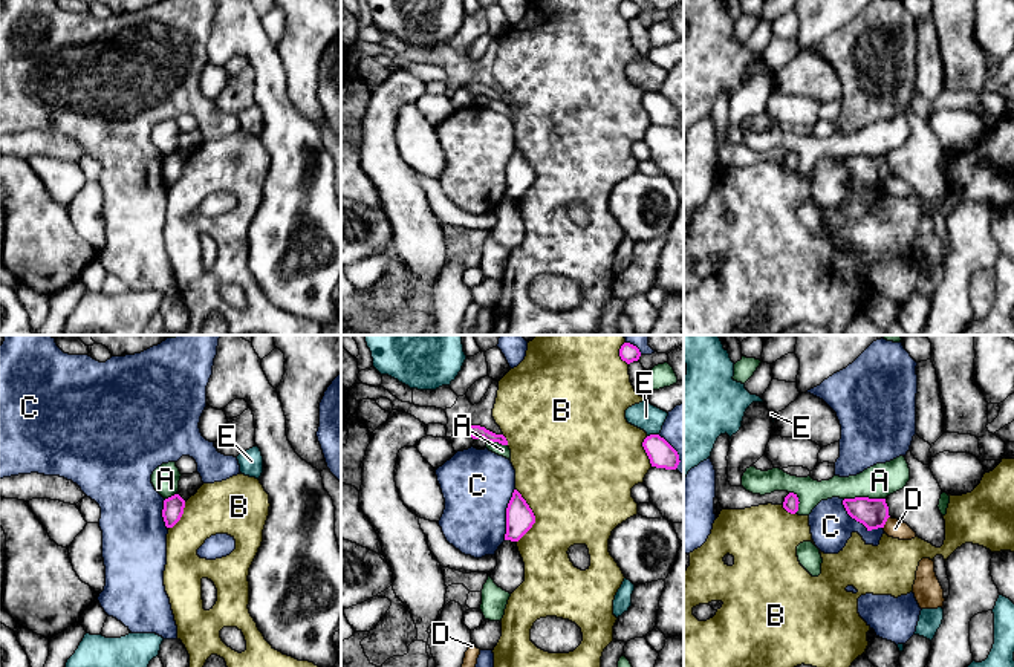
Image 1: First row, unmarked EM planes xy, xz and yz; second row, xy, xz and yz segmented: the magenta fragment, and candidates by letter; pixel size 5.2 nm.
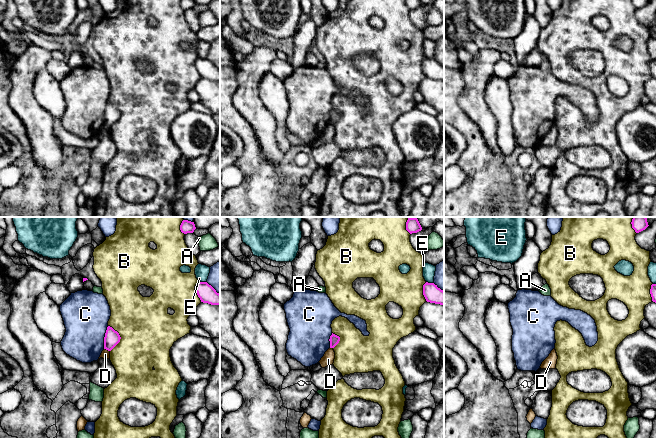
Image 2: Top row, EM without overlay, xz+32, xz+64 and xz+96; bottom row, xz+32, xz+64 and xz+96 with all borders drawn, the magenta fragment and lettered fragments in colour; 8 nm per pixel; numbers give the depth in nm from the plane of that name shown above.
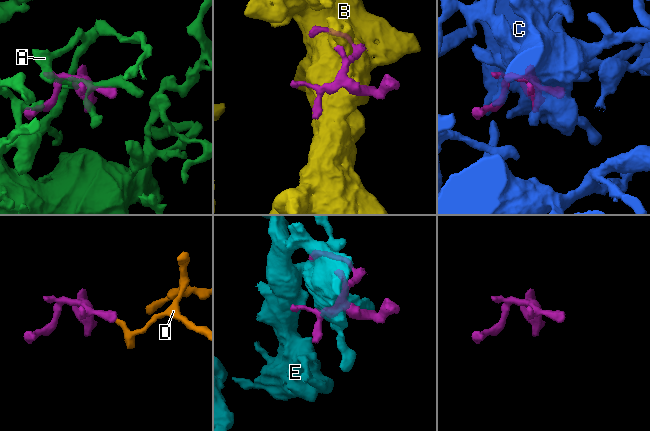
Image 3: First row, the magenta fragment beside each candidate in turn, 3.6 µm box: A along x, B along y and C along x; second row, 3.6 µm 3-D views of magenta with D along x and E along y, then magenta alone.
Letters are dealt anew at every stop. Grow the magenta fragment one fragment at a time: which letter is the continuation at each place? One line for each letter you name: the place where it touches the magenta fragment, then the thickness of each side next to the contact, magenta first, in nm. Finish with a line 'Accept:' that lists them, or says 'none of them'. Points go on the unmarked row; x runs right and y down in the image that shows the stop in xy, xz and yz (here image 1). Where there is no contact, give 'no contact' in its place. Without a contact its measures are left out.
Accept: none of them

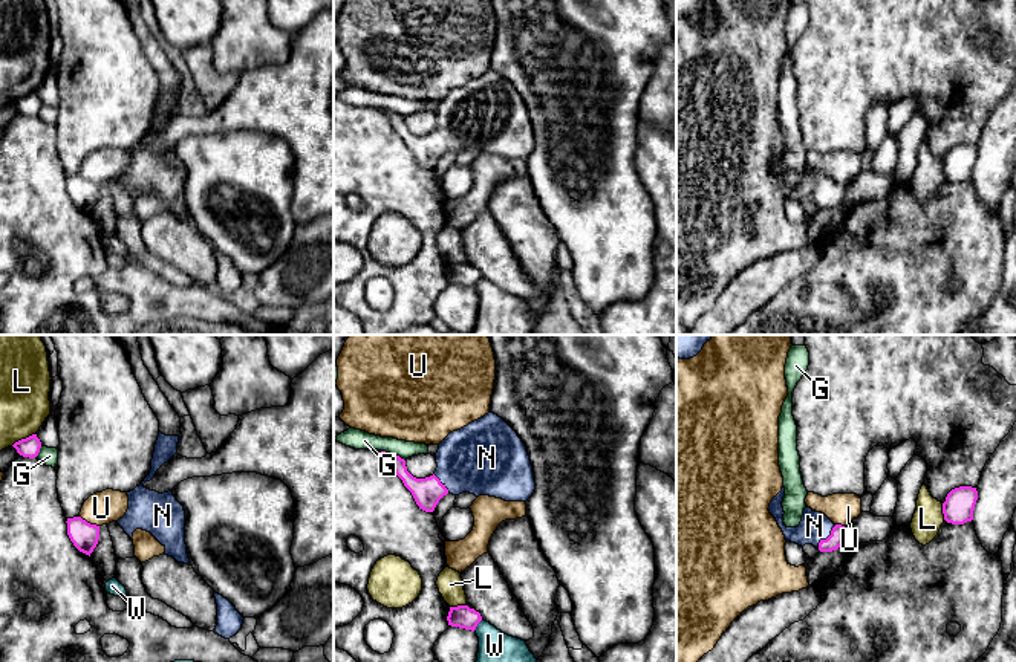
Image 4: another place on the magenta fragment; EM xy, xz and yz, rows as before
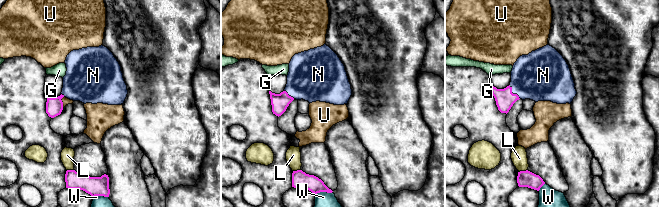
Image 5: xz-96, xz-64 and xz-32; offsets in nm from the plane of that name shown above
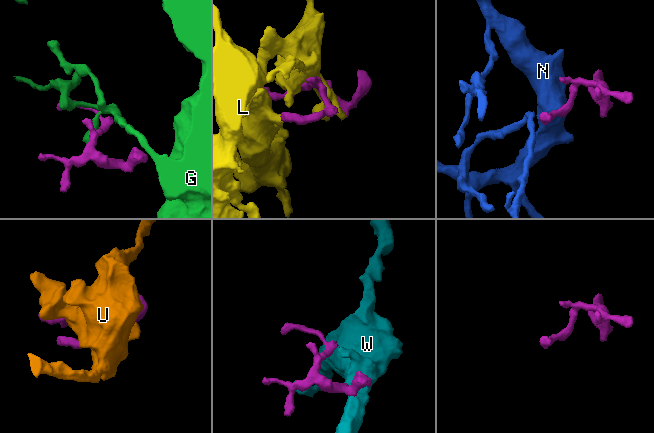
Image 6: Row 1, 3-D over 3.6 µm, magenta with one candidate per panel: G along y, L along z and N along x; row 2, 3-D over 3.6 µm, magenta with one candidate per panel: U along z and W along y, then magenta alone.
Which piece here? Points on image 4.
N: contact yz (828, 194); calibres 80 and 160 nm
Accept: N

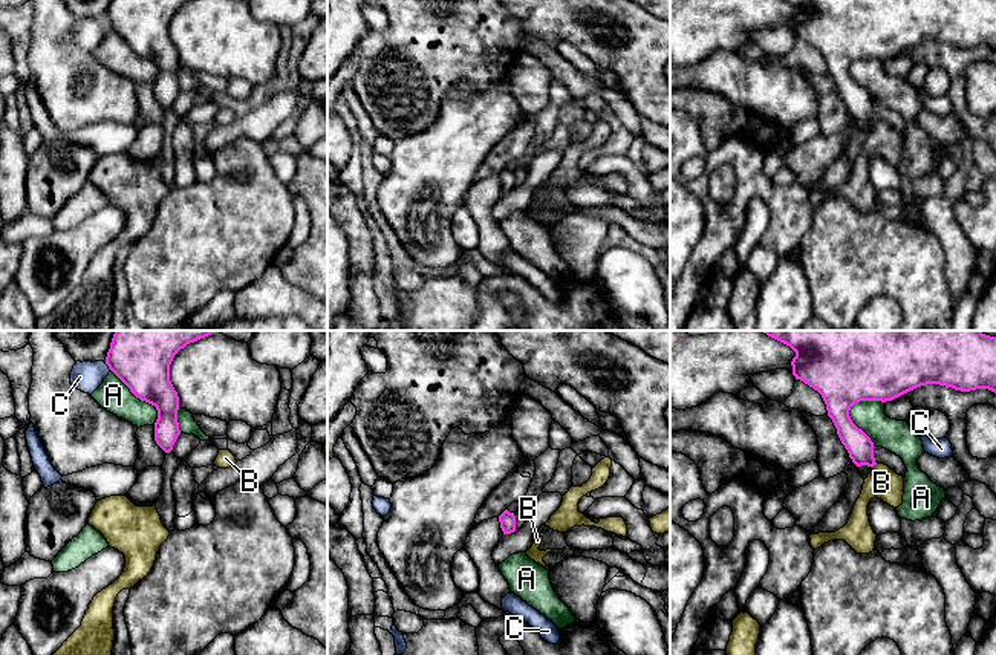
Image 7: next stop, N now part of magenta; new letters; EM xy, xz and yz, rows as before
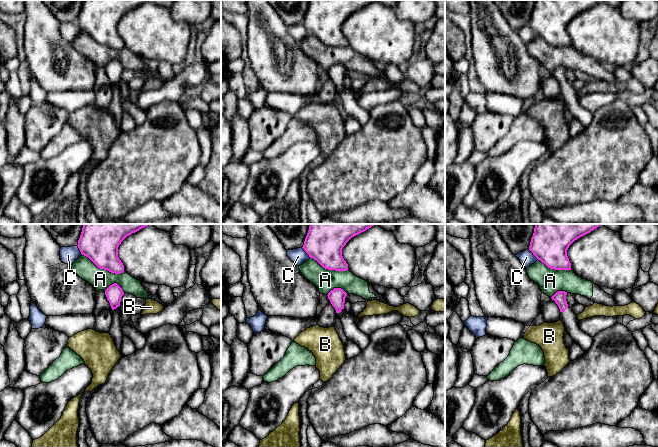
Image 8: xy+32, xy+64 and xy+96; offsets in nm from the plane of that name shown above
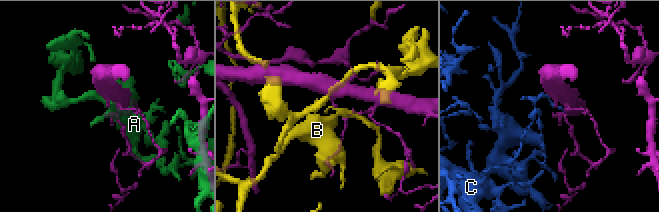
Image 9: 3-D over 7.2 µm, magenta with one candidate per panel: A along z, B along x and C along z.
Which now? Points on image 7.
Accept: none of them

